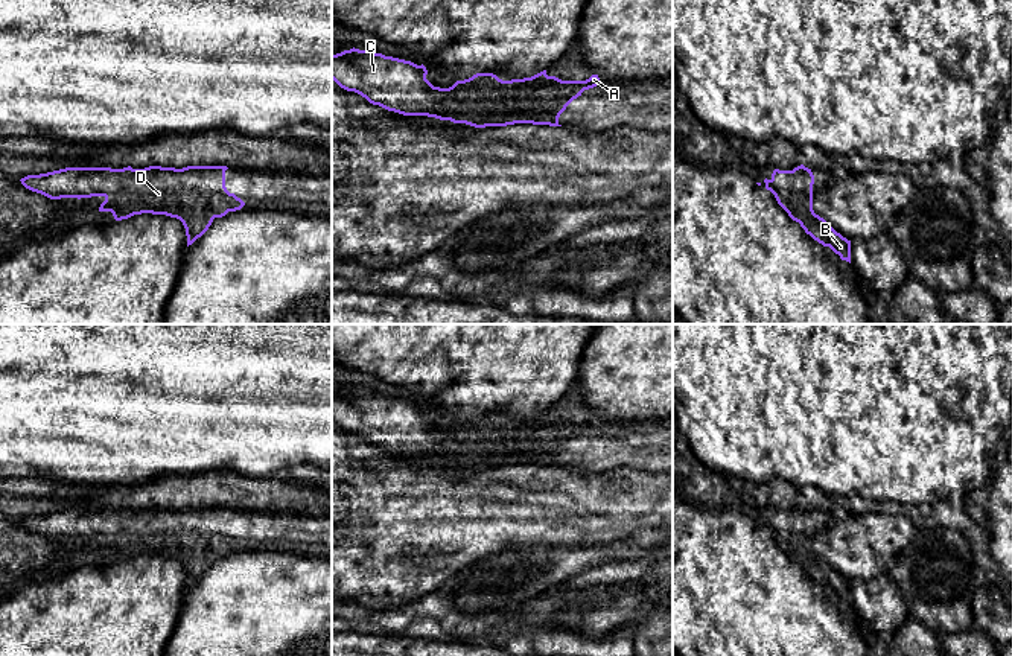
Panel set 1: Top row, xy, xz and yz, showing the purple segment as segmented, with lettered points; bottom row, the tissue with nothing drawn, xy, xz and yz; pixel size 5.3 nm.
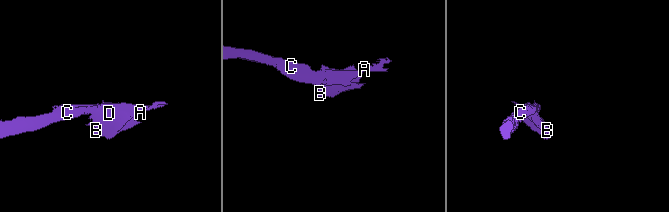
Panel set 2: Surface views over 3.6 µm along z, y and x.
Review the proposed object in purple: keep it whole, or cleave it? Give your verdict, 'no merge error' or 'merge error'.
no merge error

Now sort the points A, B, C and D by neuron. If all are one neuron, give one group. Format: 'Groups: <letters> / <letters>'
Groups: A B C D

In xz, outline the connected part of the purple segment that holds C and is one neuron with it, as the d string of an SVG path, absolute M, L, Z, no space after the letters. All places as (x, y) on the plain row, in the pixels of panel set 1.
M350 390L332 396L332 420L344 431L355 432L370 444L403 457L428 457L475 469L533 464L562 467L560 455L581 437L584 431L600 425L598 416L586 422L562 422L548 417L546 411L524 420L502 422L493 414L476 414L469 420L457 422L449 429L434 428L426 420L426 408L411 402L374 394L371 390Z

